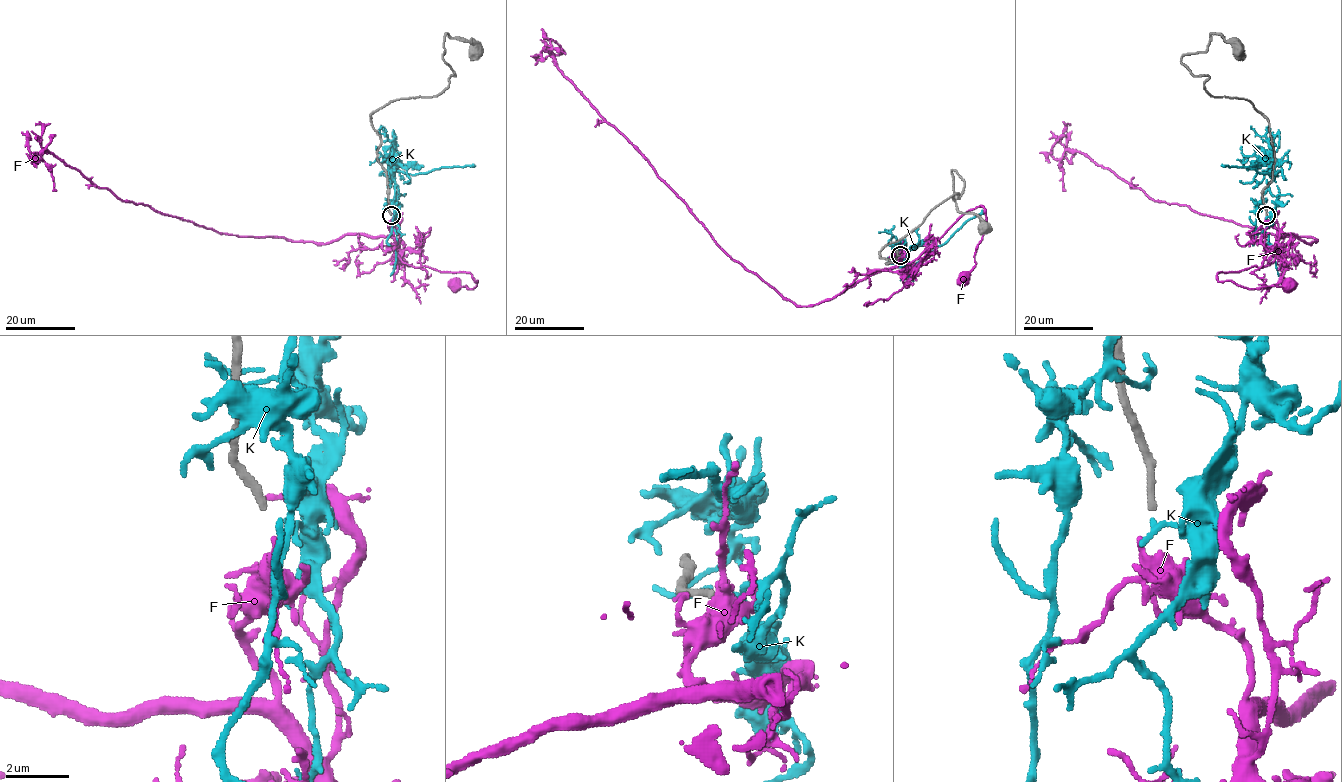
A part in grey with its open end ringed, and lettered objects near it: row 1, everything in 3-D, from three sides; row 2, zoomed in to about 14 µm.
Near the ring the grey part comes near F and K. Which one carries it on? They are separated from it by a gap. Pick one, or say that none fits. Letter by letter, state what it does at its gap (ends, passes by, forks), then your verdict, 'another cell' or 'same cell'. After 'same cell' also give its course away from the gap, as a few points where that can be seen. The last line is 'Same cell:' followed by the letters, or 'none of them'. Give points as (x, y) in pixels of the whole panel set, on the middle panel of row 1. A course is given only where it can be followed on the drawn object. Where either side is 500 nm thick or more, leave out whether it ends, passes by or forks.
F: it ends | another cell
K: it ends | another cell
Same cell: none of them

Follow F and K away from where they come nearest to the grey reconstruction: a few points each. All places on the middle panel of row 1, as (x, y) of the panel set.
F: (901, 254), (899, 265), (910, 263), (963, 214), (981, 206), (986, 227), (974, 255), (975, 265), (963, 277)
K: (903, 255), (906, 265), (908, 260), (905, 258), (901, 263), (904, 268), (911, 268), (982, 210)

